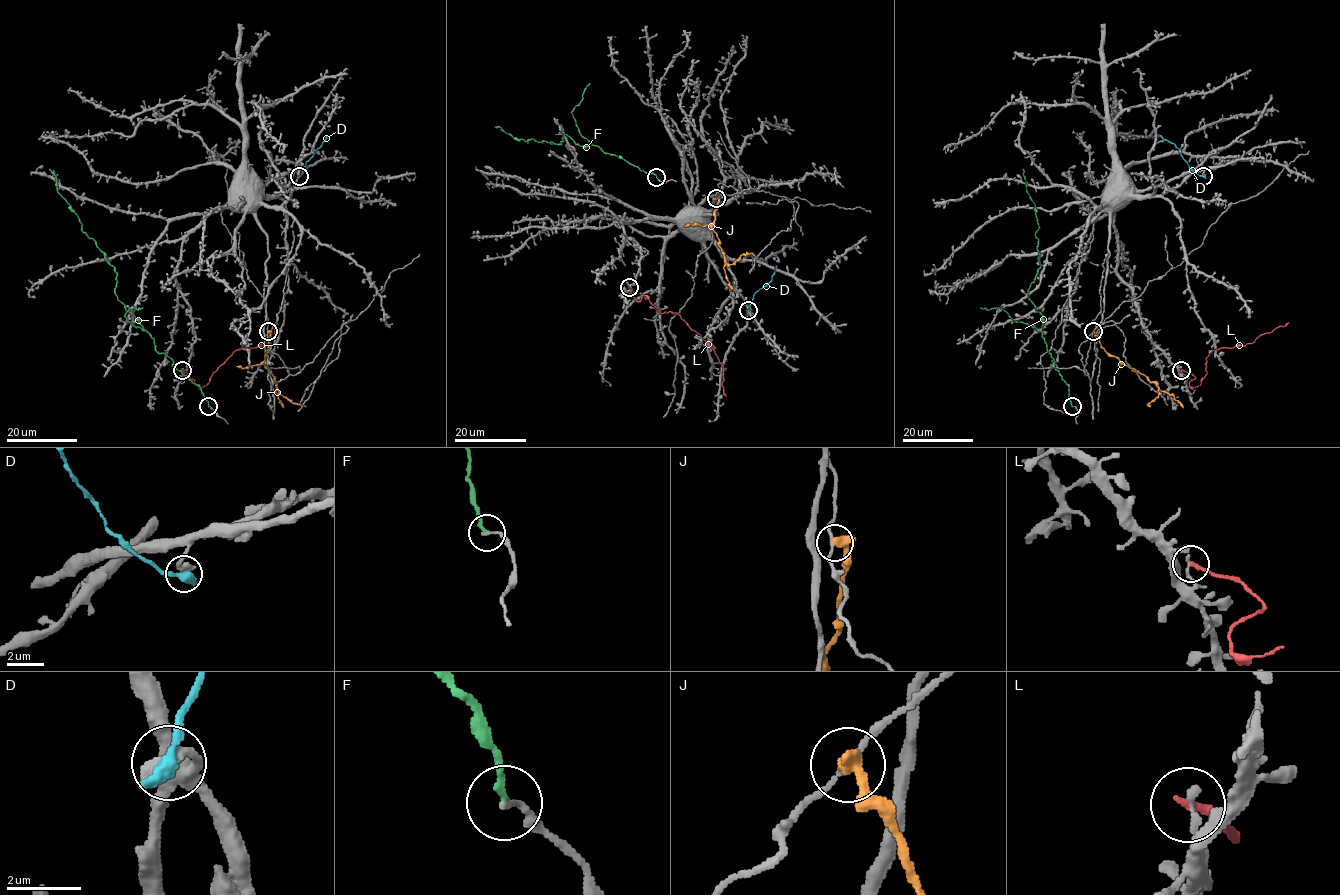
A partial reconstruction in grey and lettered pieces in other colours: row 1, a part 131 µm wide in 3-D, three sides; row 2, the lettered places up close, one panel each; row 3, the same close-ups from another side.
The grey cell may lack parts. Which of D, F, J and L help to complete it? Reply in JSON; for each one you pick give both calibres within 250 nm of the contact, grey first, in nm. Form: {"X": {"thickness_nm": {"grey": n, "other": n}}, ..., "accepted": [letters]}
{"F": {"thickness_nm": {"grey": 150, "other": 180}}, "accepted": ["F"]}

